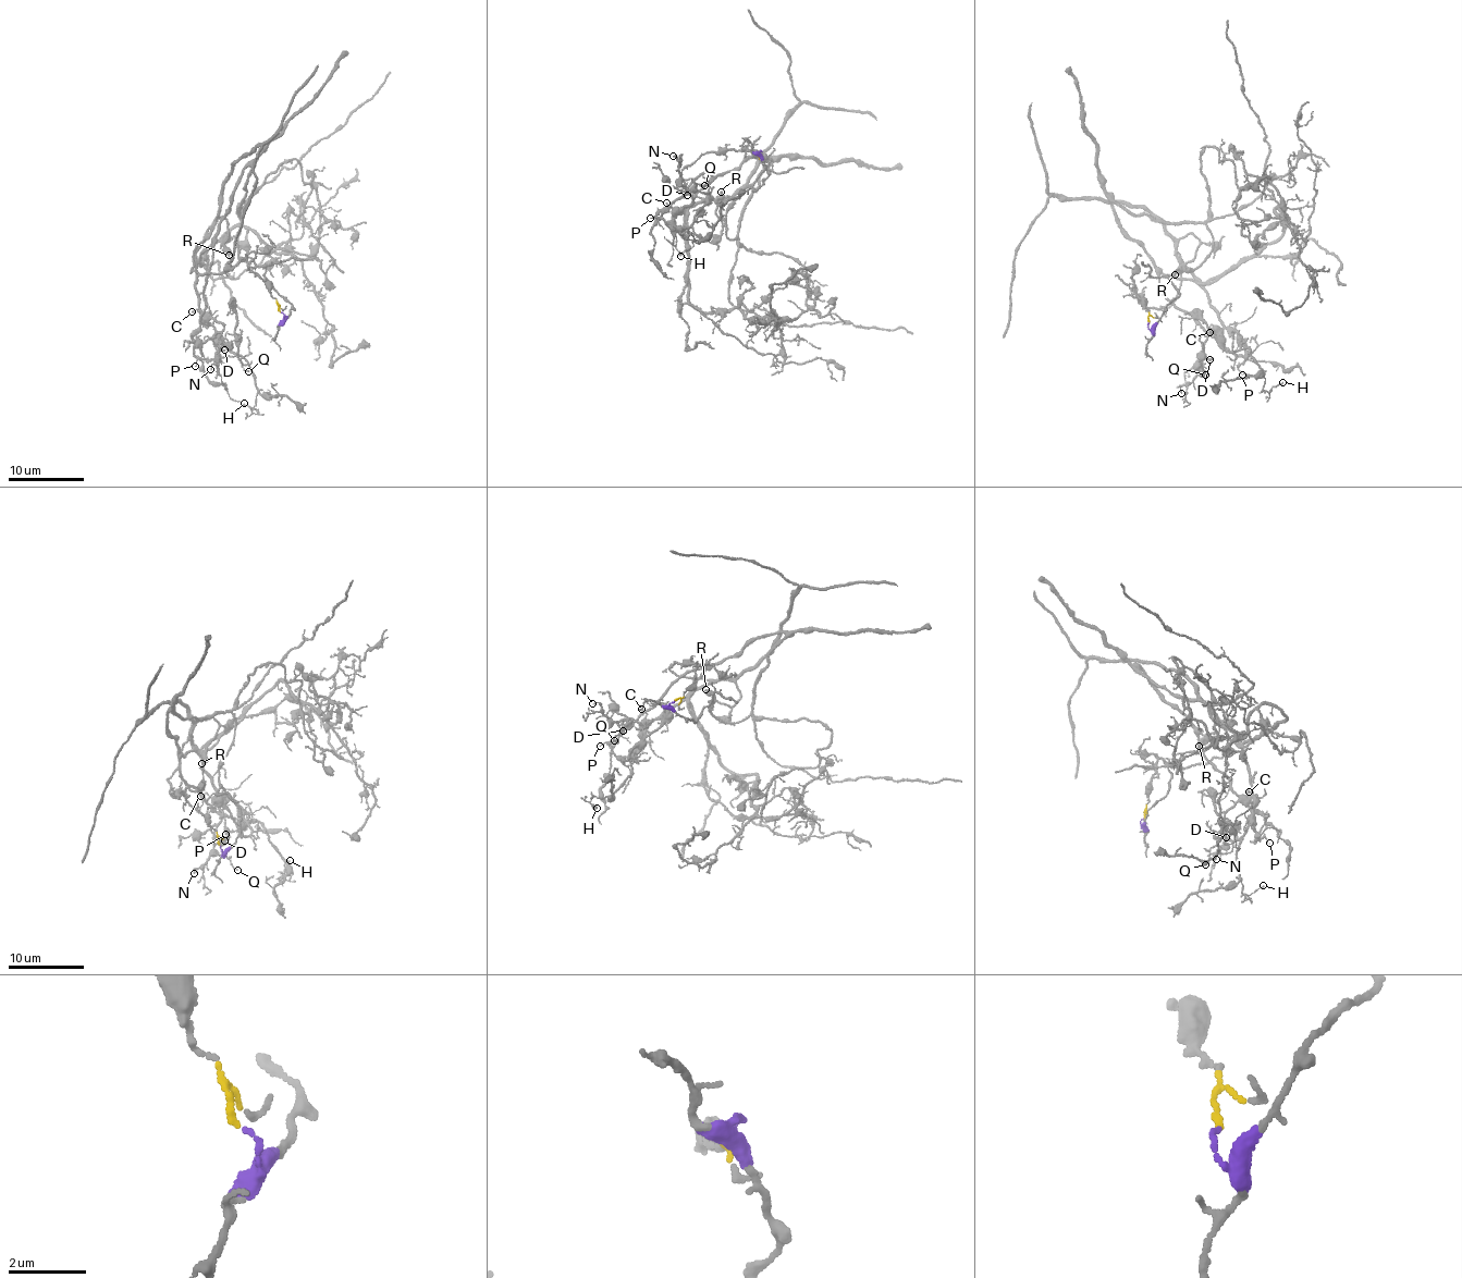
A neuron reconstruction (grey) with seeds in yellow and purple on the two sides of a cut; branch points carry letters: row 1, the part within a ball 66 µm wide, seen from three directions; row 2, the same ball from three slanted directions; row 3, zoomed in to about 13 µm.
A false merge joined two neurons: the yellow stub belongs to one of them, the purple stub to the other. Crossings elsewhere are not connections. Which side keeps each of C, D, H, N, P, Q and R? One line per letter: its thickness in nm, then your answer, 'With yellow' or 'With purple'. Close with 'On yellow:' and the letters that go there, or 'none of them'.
C: Thickness 100 nm. With yellow
D: Thickness 140 nm. With yellow
H: Thickness 100 nm. With yellow
N: Thickness 100 nm. With yellow
P: Thickness 90 nm. With yellow
Q: Thickness 100 nm. With yellow
R: Thickness 340 nm. With yellow
On yellow: C, D, H, N, P, Q, R

